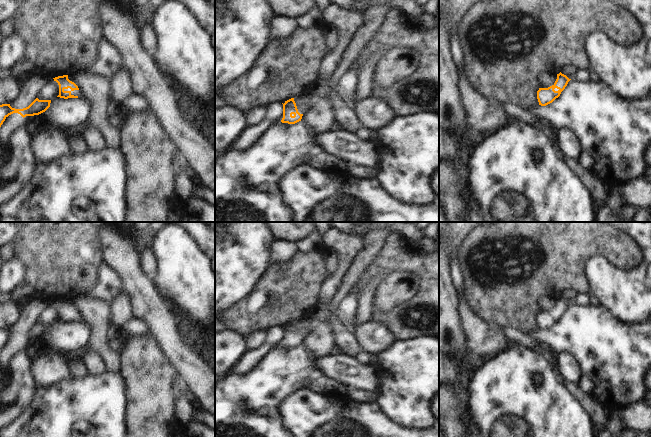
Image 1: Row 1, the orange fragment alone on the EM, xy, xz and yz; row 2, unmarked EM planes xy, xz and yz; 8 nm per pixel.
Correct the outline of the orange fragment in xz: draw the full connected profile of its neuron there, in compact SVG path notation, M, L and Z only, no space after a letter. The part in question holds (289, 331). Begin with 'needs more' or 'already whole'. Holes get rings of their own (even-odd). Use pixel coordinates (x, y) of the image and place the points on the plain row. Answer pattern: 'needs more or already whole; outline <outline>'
needs more; outline M291 322L283 328L283 342L281 344L282 347L288 347L288 348L295 348L299 345L301 345L303 338L308 334L309 332L303 332L300 330L297 330L294 322Z

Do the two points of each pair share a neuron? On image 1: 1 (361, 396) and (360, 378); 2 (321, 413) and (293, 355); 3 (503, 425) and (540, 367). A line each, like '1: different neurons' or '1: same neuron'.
1: different neurons
2: different neurons
3: same neuron

